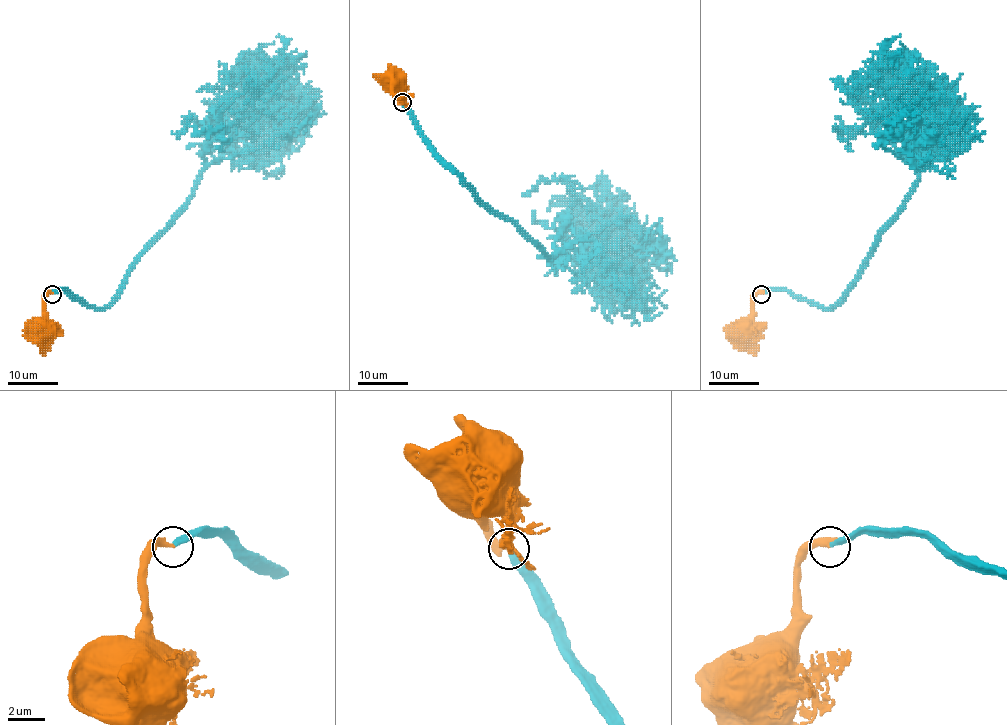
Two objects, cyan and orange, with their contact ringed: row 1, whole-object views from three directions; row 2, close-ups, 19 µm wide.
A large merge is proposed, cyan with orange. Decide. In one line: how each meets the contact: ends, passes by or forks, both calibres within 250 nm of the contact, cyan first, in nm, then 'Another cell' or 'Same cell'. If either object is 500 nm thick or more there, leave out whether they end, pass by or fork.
At the ring cyan ends. At the ring orange ends. Thickness 360 nm (cyan) against 400 nm. Same cell

